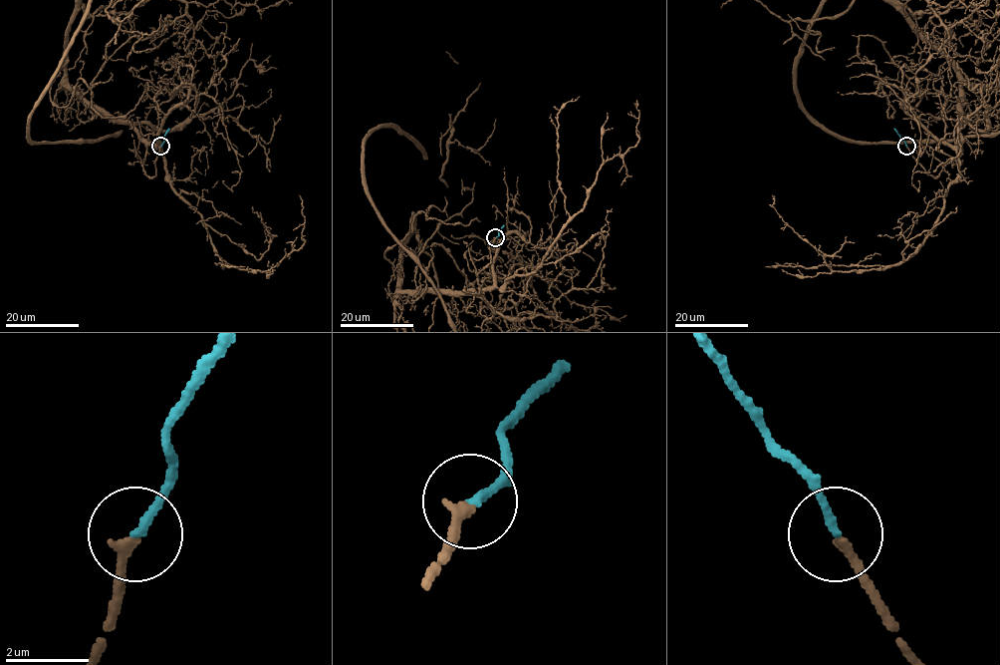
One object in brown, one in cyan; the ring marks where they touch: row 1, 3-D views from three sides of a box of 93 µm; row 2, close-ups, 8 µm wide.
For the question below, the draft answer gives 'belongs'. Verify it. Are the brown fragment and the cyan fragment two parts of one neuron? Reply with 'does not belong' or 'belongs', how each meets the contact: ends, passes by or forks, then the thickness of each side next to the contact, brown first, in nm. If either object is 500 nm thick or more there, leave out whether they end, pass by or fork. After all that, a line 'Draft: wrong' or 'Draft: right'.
belongs | brown ends | cyan ends | 240/200 nm
Draft: right

